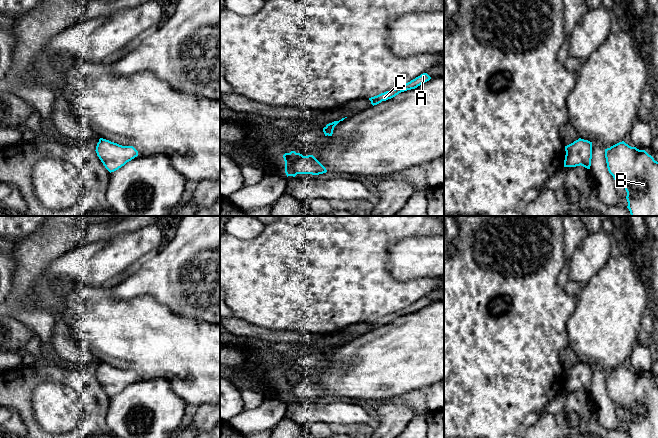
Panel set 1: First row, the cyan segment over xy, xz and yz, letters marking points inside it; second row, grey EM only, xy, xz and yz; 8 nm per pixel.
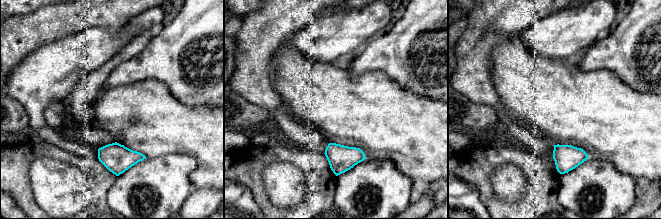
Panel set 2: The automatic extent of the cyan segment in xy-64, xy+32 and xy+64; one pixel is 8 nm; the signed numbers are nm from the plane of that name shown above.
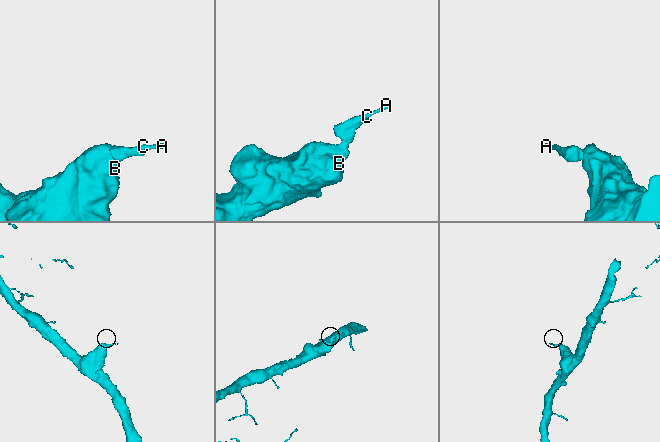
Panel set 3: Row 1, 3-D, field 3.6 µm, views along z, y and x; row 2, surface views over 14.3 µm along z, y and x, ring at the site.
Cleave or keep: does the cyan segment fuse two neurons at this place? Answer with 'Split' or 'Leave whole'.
Leave whole

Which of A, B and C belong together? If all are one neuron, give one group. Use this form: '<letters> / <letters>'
A B C

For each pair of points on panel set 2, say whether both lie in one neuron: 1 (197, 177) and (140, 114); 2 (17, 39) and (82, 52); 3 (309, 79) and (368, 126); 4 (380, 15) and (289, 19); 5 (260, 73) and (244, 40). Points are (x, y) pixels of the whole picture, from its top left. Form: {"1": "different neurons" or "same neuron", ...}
{"1": "same neuron", "2": "different neurons", "3": "same neuron", "4": "different neurons", "5": "same neuron"}

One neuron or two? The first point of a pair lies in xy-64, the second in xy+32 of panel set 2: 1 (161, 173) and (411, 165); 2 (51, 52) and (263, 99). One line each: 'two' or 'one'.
1: two
2: two

